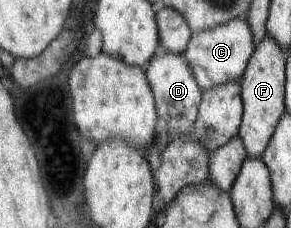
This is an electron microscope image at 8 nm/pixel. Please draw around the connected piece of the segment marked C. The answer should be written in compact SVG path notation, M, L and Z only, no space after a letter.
M241 17L229 19L229 23L221 23L221 27L193 33L183 55L188 60L189 67L195 72L200 86L207 91L211 87L221 87L221 83L240 81L255 53L255 45L255 32L247 17Z

